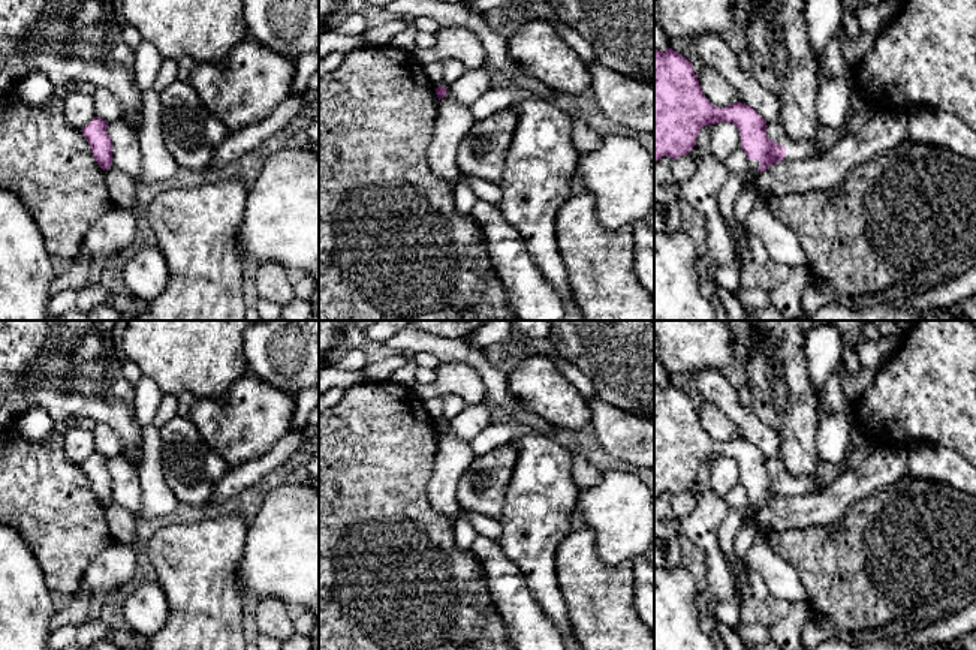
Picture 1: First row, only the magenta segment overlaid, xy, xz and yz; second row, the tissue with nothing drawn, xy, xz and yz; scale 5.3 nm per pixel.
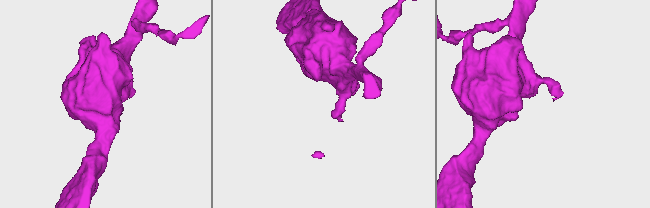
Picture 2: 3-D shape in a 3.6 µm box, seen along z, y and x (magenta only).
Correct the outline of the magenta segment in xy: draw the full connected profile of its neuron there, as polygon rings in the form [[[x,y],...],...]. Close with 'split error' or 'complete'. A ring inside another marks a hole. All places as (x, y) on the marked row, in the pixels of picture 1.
[[[94,117],[81,132],[90,144],[97,165],[103,169],[106,192],[114,204],[133,208],[136,181],[112,165],[112,141],[106,132],[108,121]]]; split error

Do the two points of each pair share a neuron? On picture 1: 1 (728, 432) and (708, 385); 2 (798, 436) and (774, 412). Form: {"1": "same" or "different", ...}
{"1": "different", "2": "same"}

